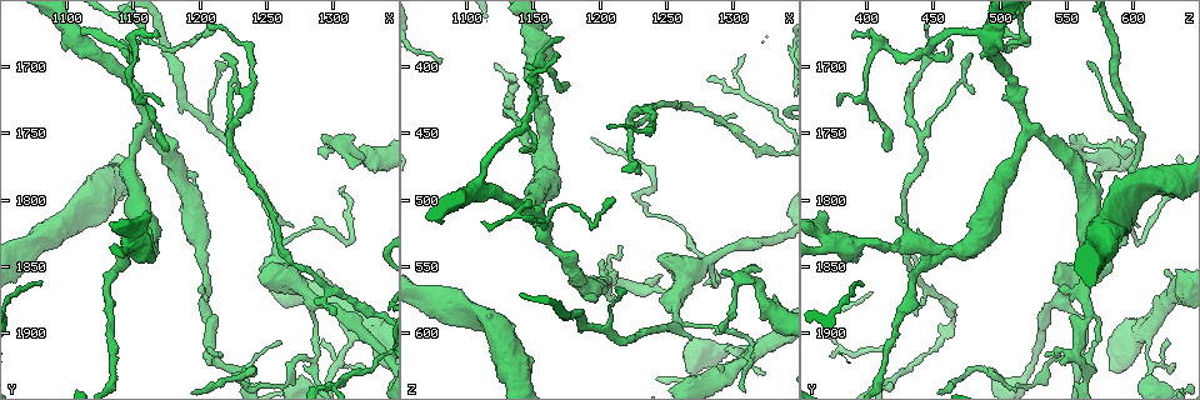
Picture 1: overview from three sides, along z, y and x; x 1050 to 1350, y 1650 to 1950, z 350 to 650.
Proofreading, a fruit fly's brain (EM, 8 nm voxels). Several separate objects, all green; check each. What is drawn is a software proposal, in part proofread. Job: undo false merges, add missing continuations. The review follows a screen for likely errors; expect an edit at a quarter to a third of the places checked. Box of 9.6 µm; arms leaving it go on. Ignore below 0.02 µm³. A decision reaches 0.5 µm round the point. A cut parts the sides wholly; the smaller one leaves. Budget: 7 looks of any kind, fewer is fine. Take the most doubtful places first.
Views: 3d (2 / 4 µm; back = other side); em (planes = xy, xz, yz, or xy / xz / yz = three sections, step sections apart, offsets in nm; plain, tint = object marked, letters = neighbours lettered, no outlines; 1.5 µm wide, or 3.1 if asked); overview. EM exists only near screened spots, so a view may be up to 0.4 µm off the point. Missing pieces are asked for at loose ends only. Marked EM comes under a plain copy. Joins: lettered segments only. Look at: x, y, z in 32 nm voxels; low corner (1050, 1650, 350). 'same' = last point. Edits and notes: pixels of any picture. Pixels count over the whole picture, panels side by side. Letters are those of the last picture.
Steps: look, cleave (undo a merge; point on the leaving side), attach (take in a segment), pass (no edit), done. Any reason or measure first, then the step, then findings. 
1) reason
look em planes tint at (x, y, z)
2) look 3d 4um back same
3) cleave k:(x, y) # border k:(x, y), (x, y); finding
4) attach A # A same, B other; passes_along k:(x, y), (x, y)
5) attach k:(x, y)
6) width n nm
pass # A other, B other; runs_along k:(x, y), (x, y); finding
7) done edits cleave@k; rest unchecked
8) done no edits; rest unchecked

branch stops here
look em yz step 8 letters at (1290, 1752, 552)

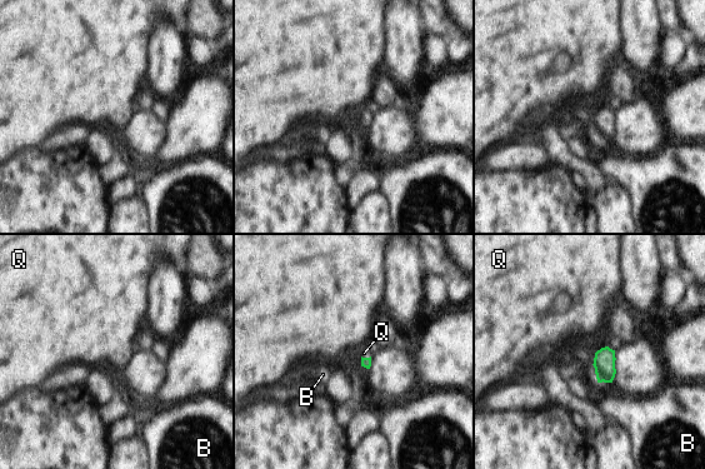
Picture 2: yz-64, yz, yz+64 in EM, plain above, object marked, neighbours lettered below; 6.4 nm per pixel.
cut it another way
look em planes letters same

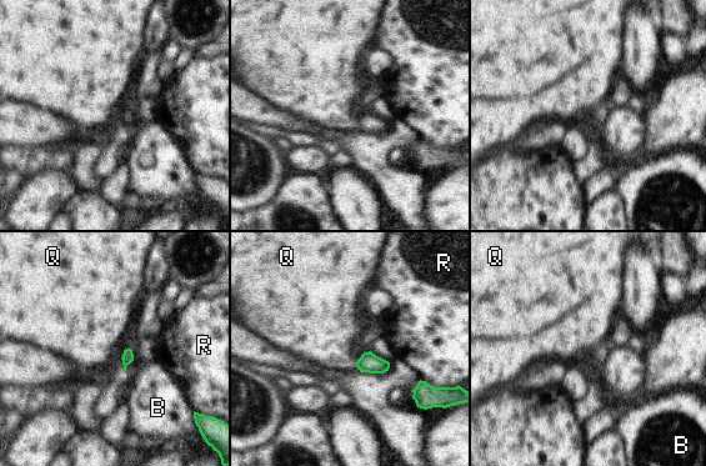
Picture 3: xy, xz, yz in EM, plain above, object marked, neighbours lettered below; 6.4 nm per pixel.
longest_contact R 80 nm
attach Q # B other, Q same, R other; passes_along 3:(369, 362), (356, 364), (325, 341); it goes on there

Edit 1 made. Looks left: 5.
sharp bend
look em planes tint at (1198, 1678, 516)

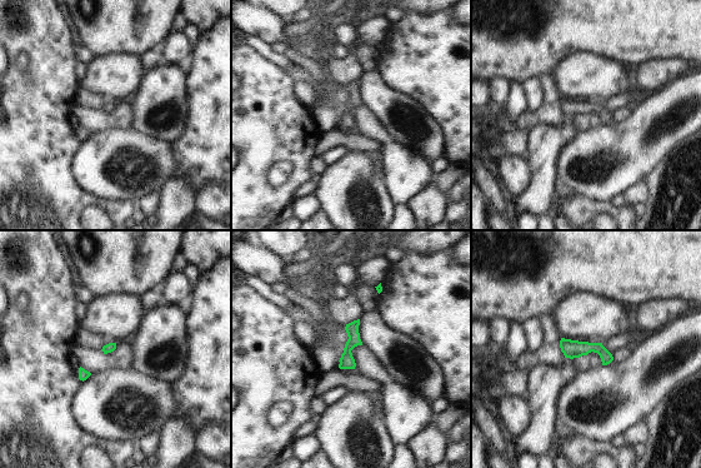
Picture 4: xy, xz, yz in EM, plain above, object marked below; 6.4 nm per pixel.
look em planes letters same

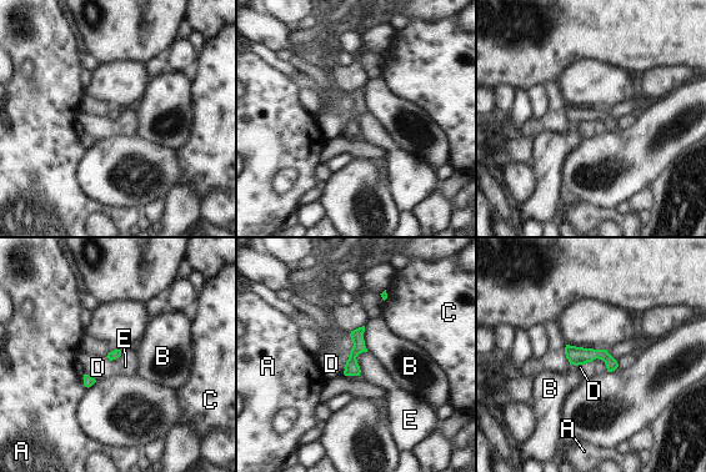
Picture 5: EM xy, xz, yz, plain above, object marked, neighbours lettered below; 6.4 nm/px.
pass # A other, B other, C other, D other, E other; border 5:(584, 365), (600, 358), (607, 371); one neuron here

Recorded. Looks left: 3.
free end
look em xy step 8 letters at (1168, 1680, 390)

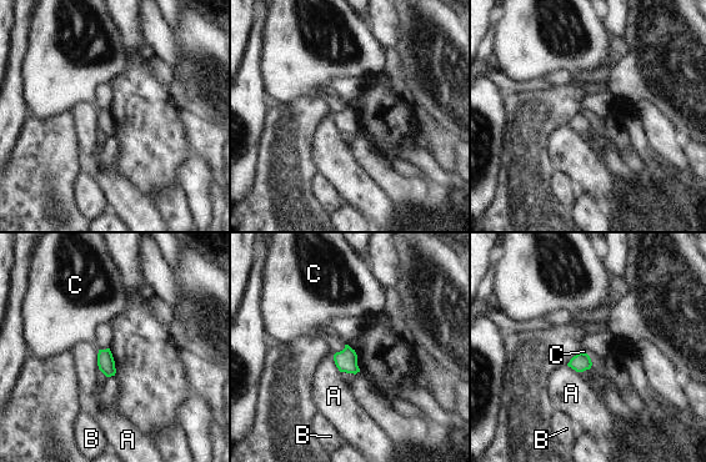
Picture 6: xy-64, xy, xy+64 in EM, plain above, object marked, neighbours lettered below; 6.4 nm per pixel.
another direction
look em planes letters same

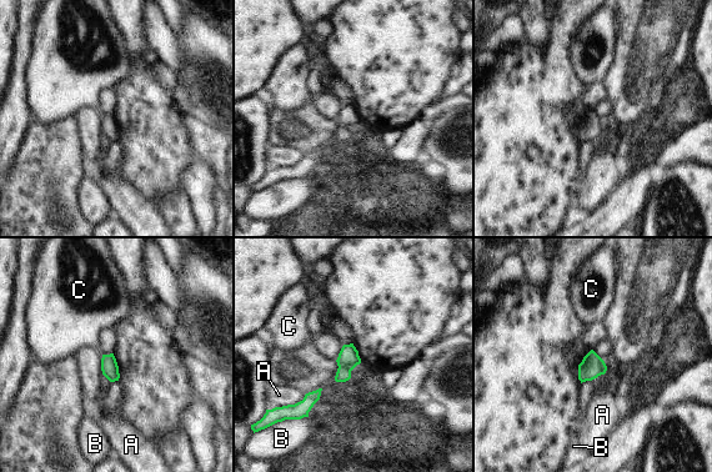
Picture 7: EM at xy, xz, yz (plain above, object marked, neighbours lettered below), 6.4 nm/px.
pass # A other, B other, C other; border 7:(101, 355), (101, 372), (104, 375); no lettered segment goes on from it

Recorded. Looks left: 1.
done edits attach@3; rest unchecked

